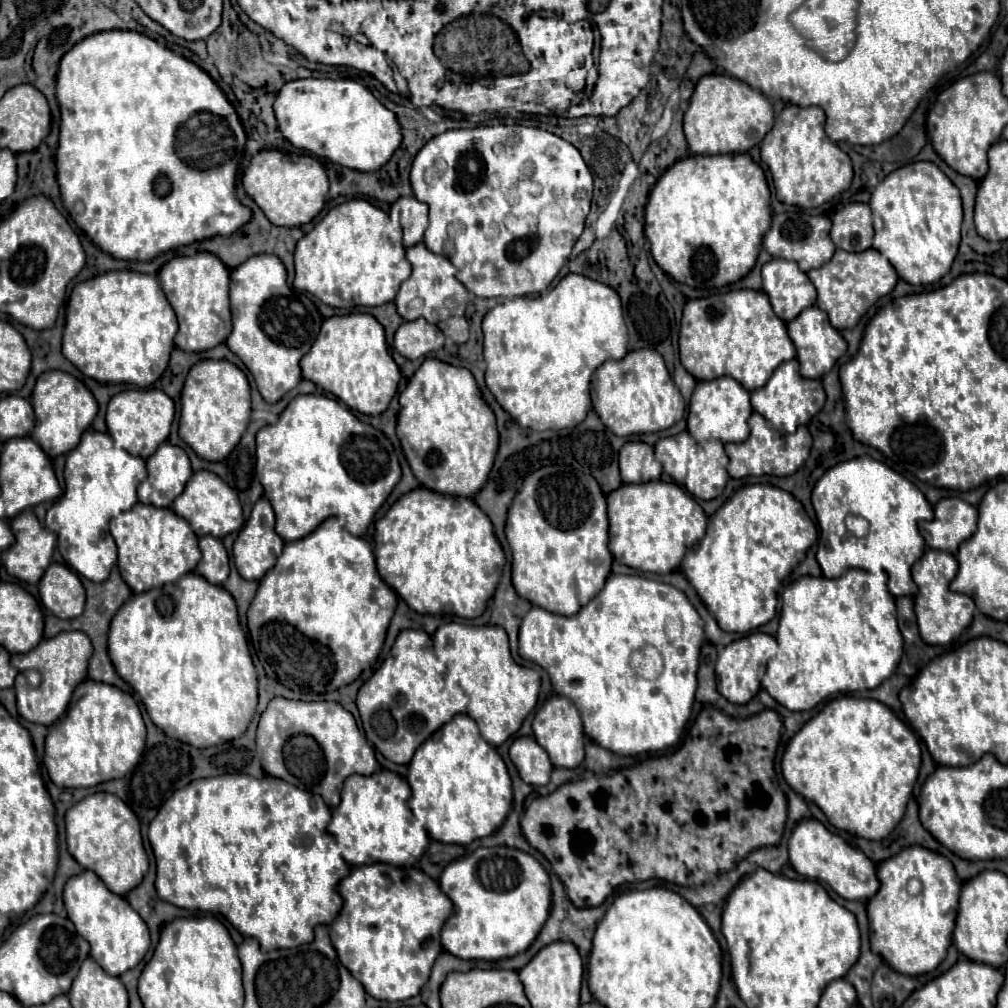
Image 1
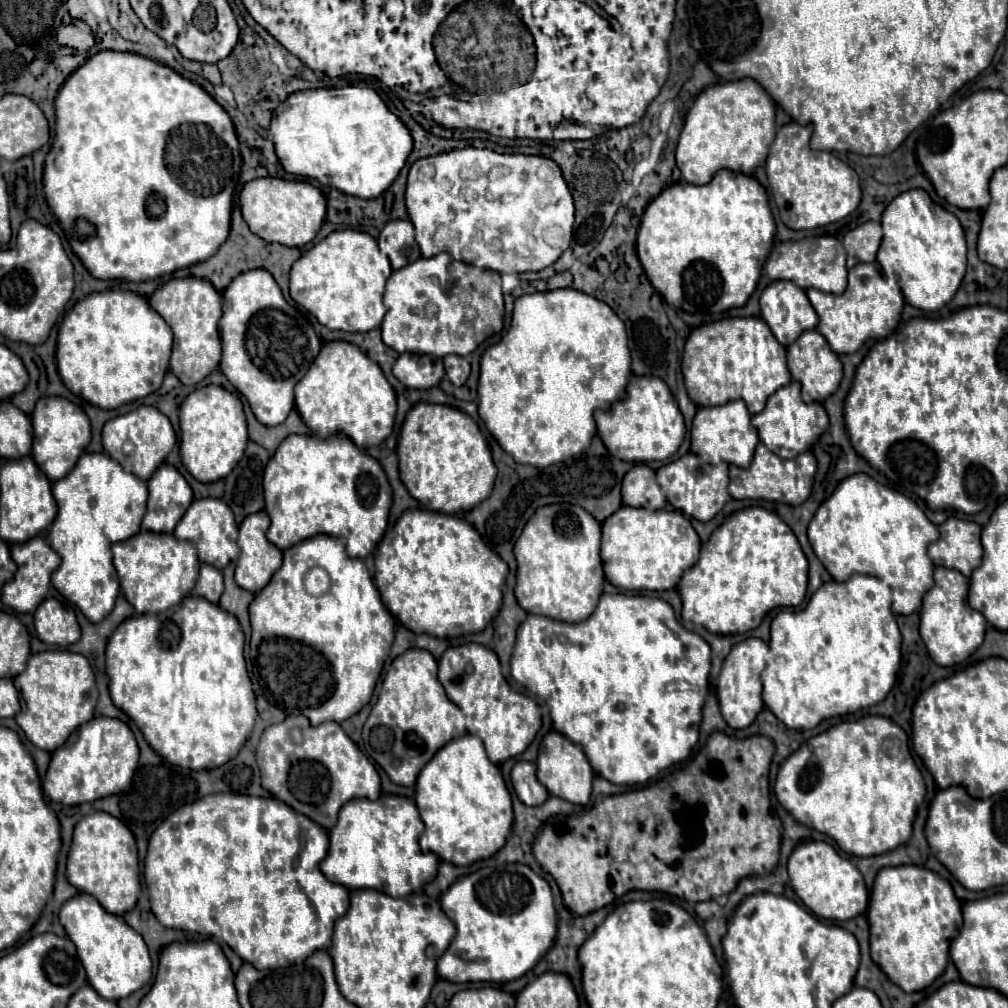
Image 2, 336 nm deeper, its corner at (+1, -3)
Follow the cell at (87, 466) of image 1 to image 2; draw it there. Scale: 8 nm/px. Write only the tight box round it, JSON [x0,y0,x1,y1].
[48,454,148,622]

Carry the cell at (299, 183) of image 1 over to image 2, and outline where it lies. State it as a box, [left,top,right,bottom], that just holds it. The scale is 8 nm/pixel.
[240,178,326,248]

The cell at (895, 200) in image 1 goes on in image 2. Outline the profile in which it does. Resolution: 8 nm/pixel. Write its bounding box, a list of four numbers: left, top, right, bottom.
[878,190,966,312]

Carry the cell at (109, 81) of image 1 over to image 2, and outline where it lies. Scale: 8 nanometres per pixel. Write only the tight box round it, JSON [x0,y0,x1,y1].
[44,50,242,282]

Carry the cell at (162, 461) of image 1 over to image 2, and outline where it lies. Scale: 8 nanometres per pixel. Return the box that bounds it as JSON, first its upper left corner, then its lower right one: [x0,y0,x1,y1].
[142,464,192,534]

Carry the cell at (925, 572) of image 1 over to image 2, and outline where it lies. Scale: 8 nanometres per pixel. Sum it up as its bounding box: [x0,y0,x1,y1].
[920,568,986,666]

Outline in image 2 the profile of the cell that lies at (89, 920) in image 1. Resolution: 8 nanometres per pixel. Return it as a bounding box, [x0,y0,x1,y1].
[60,894,152,1000]

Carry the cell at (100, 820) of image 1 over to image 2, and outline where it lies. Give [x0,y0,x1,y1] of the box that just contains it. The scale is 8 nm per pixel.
[66,812,140,916]

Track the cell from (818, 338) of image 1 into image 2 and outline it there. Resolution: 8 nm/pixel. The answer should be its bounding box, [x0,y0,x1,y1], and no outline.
[788,330,842,402]

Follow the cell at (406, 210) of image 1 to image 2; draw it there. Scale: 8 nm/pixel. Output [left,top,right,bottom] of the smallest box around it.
[378,220,422,270]

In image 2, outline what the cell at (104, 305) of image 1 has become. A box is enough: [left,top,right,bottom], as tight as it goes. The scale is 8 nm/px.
[56,292,172,410]

